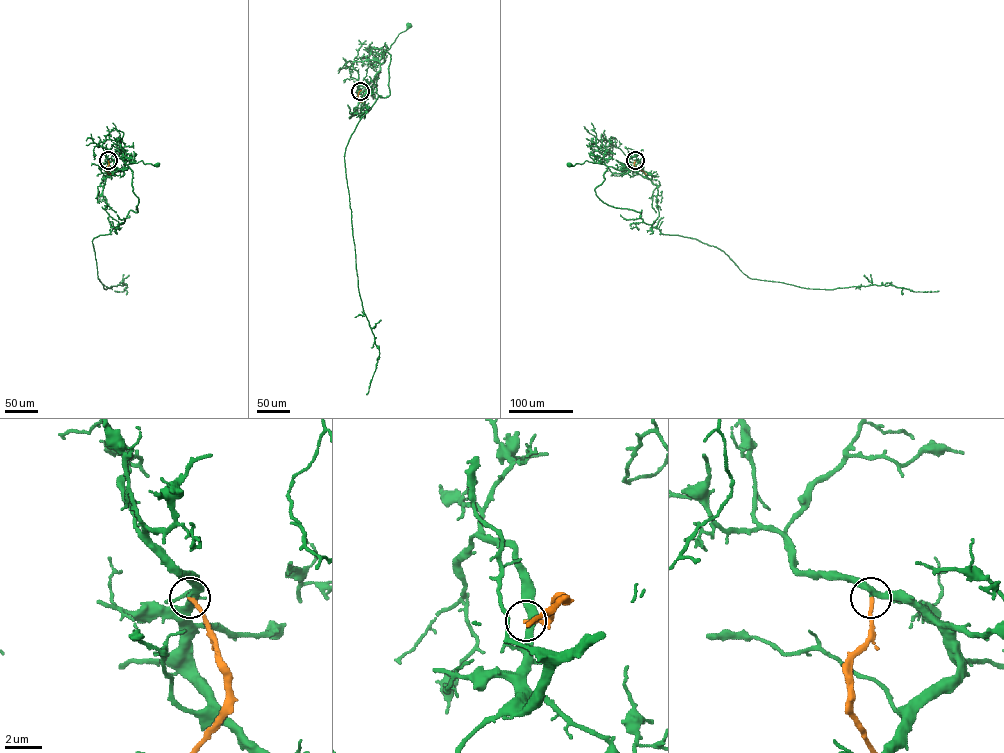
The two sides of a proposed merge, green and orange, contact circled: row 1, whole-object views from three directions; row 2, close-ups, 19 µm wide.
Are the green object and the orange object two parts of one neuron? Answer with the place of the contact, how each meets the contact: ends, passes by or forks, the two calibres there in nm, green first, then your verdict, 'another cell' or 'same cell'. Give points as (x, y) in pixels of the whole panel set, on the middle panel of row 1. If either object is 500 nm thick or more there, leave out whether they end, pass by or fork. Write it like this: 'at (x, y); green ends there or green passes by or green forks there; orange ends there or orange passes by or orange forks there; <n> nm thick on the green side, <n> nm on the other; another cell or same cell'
at (360, 91); green passes by; orange ends there; 360 nm thick on the green side, 240 nm on the other; another cell

